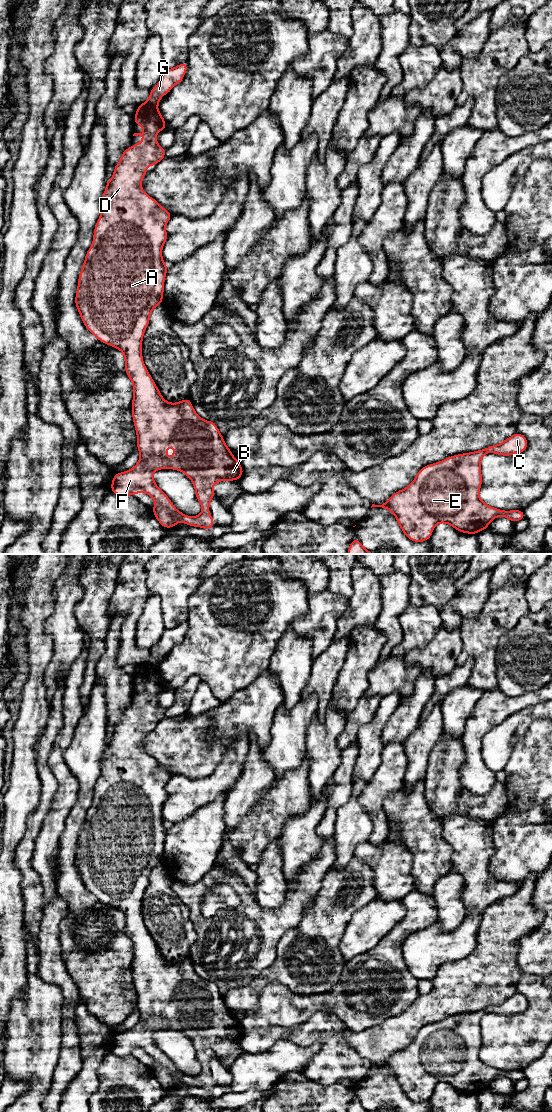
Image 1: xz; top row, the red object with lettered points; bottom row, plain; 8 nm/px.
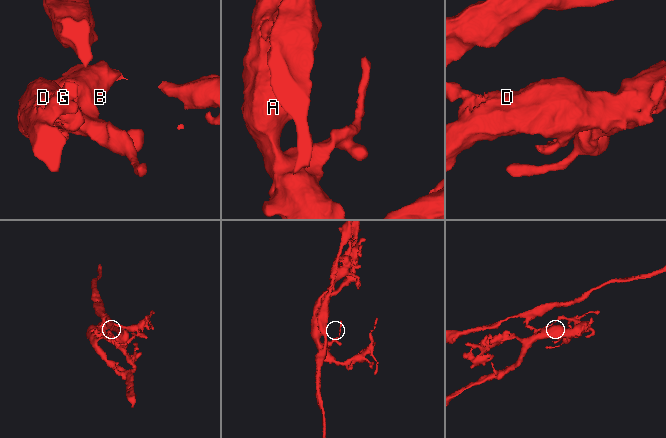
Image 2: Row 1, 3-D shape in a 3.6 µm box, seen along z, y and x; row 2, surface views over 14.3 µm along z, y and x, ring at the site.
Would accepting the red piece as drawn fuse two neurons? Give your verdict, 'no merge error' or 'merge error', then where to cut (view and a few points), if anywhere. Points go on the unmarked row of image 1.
merge error; cut in xz along (146, 661), (156, 667)

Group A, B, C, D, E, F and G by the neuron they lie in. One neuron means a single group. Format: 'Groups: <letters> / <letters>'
Groups: A B C D E F / G

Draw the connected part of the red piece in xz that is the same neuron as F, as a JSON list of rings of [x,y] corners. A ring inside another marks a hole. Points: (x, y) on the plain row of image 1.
[[[145,662],[138,664],[134,683],[142,685],[145,691],[133,696],[139,695],[145,700],[123,711],[112,738],[106,741],[106,750],[100,760],[101,776],[79,834],[75,865],[87,890],[99,901],[123,913],[125,932],[133,944],[131,969],[140,1020],[130,1030],[114,1034],[111,1052],[120,1057],[147,1053],[155,1060],[152,1071],[163,1088],[174,1088],[181,1081],[189,1086],[211,1090],[215,1083],[208,1071],[211,1059],[216,1056],[212,1046],[220,1041],[239,1040],[244,1030],[225,1004],[216,983],[203,980],[195,972],[189,958],[177,963],[167,962],[143,922],[141,908],[144,892],[152,870],[163,864],[164,841],[169,826],[163,821],[162,808],[168,798],[166,784],[173,775],[147,755],[141,745],[146,727],[155,726],[166,716],[166,709],[158,705],[154,696],[168,689],[166,682],[157,667]],[[172,1004],[174,1016],[168,1018],[165,1012]],[[164,1028],[181,1031],[191,1039],[203,1070],[201,1074],[192,1077],[181,1073],[156,1045],[153,1032]]]

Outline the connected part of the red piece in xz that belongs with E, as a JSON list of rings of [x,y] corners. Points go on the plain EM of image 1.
[[[516,992],[513,996],[508,997],[500,1004],[492,1005],[475,1012],[453,1015],[437,1023],[426,1025],[418,1031],[409,1046],[395,1052],[382,1065],[372,1064],[371,1068],[382,1067],[392,1072],[405,1096],[416,1103],[430,1100],[433,1089],[438,1083],[449,1084],[457,1091],[467,1094],[477,1094],[480,1091],[487,1089],[490,1082],[496,1077],[506,1077],[515,1083],[526,1078],[523,1070],[500,1070],[485,1064],[481,1060],[479,1056],[482,1045],[481,1019],[487,1013],[495,1013],[502,1016],[522,1013],[527,1007],[527,998],[521,993]]]

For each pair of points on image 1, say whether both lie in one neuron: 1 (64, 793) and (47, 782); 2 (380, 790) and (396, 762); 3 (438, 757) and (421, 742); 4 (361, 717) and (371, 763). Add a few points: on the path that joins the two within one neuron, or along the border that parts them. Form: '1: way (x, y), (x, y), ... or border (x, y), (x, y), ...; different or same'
1: border (48, 766), (57, 784), (57, 790), (49, 810); different
2: way (383, 783), (389, 777), (392, 769); same
3: border (443, 732), (431, 750), (425, 774); different
4: border (378, 706), (374, 716), (359, 730), (356, 741); different

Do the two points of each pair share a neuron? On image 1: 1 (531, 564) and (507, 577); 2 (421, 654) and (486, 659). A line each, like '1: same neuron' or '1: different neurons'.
1: same neuron
2: different neurons

